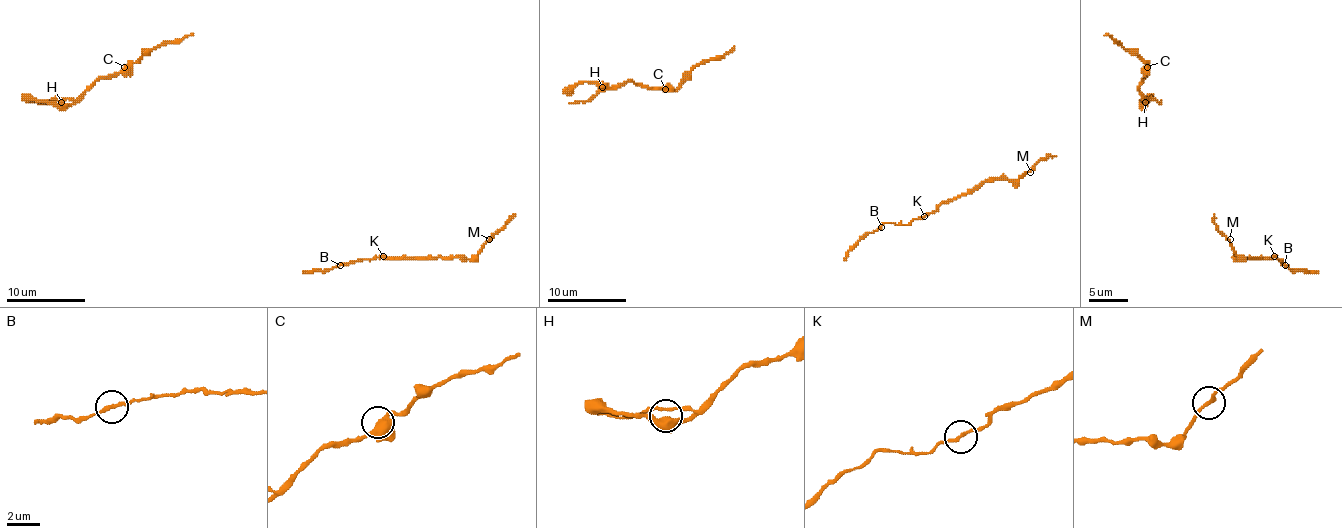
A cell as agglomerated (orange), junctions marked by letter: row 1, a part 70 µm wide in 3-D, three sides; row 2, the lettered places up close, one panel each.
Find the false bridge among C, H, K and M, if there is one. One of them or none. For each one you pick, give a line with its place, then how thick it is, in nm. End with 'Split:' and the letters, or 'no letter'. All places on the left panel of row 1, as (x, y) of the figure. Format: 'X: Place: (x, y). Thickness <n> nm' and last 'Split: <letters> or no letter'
K: Place: (383, 256). Thickness 200 nm
Split: K

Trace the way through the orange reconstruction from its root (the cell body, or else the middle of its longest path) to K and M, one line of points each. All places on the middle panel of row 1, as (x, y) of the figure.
K: (860, 236), (877, 231), (885, 223), (909, 225), (915, 219), (924, 217)
M: (860, 236), (885, 223), (909, 225), (922, 219), (942, 203), (972, 193), (985, 181), (1017, 180), (1030, 172)

